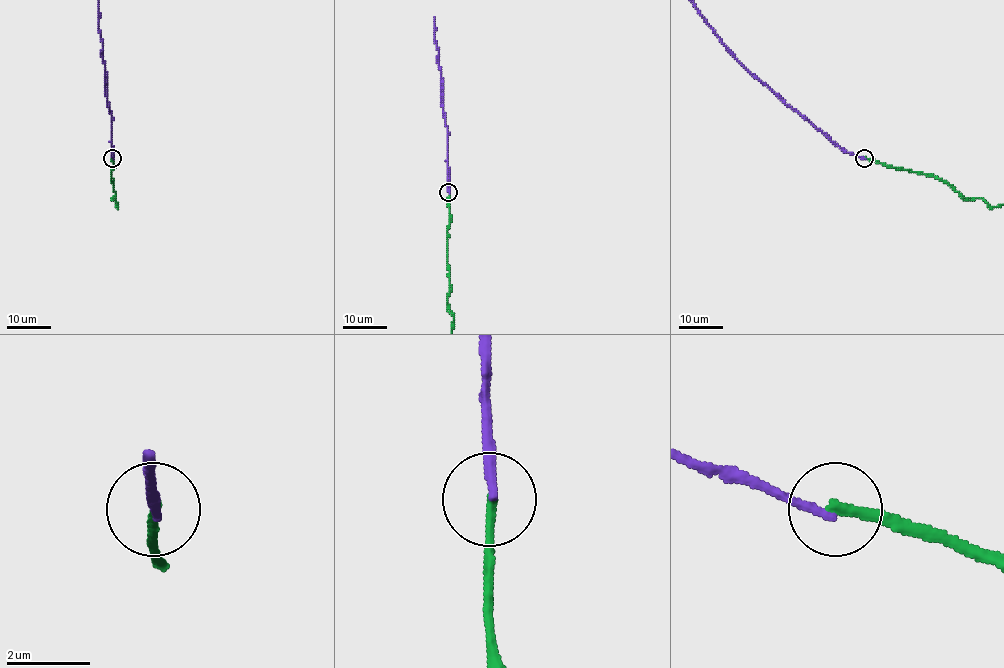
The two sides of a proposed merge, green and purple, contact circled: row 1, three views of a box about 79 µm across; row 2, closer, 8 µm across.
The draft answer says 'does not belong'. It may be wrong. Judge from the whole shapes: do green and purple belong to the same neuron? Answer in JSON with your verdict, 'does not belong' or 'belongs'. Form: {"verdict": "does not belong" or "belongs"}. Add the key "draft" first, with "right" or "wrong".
{"draft": "right", "verdict": "does not belong"}

